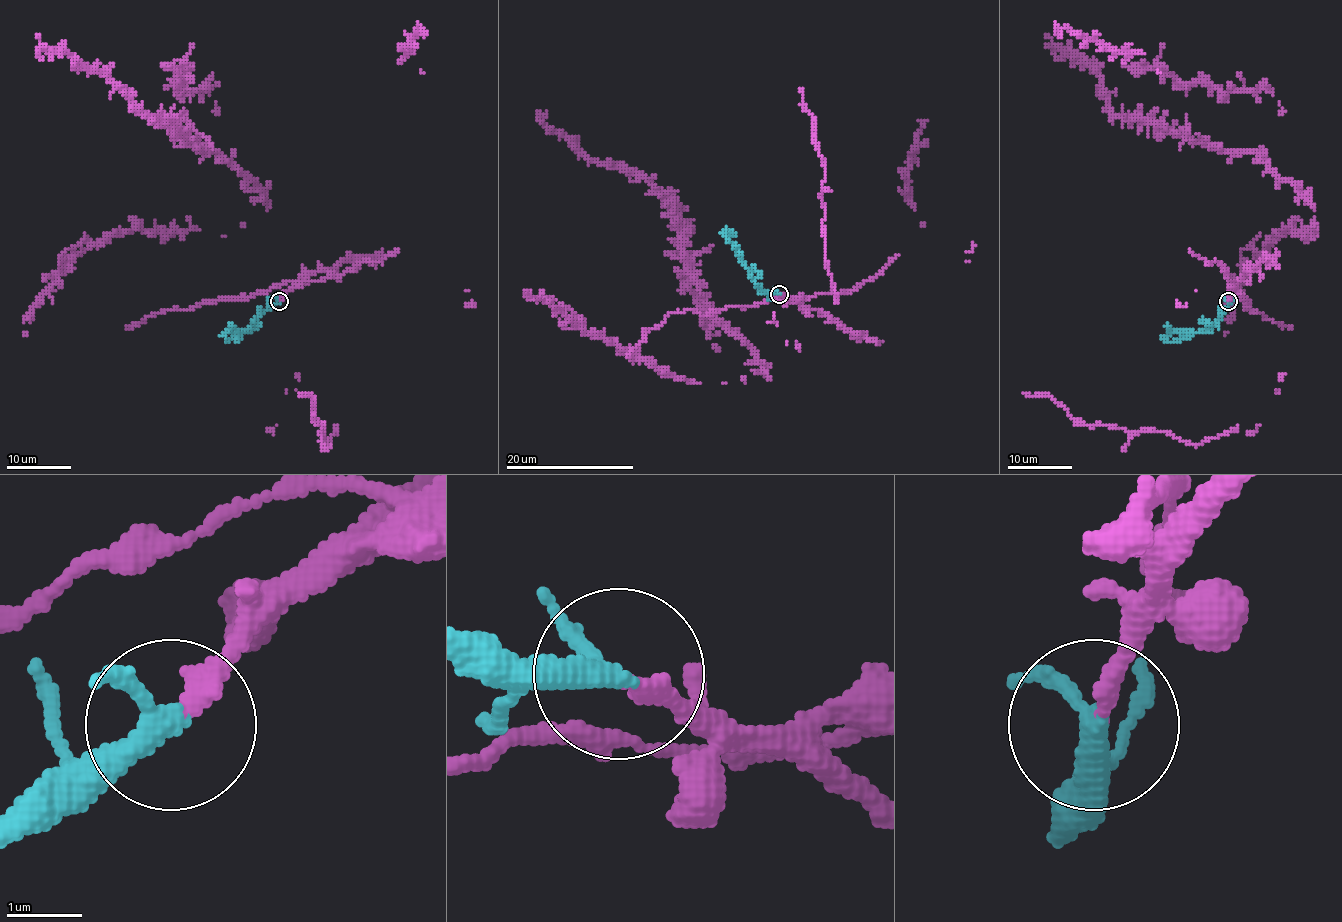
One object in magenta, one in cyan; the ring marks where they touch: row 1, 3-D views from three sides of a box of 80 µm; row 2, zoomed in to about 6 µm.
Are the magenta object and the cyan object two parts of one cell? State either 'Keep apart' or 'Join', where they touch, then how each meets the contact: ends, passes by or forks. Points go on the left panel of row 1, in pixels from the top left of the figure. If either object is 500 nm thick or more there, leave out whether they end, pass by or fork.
Join. Place: (279, 301). At the ring magenta ends. At the ring cyan passes by

